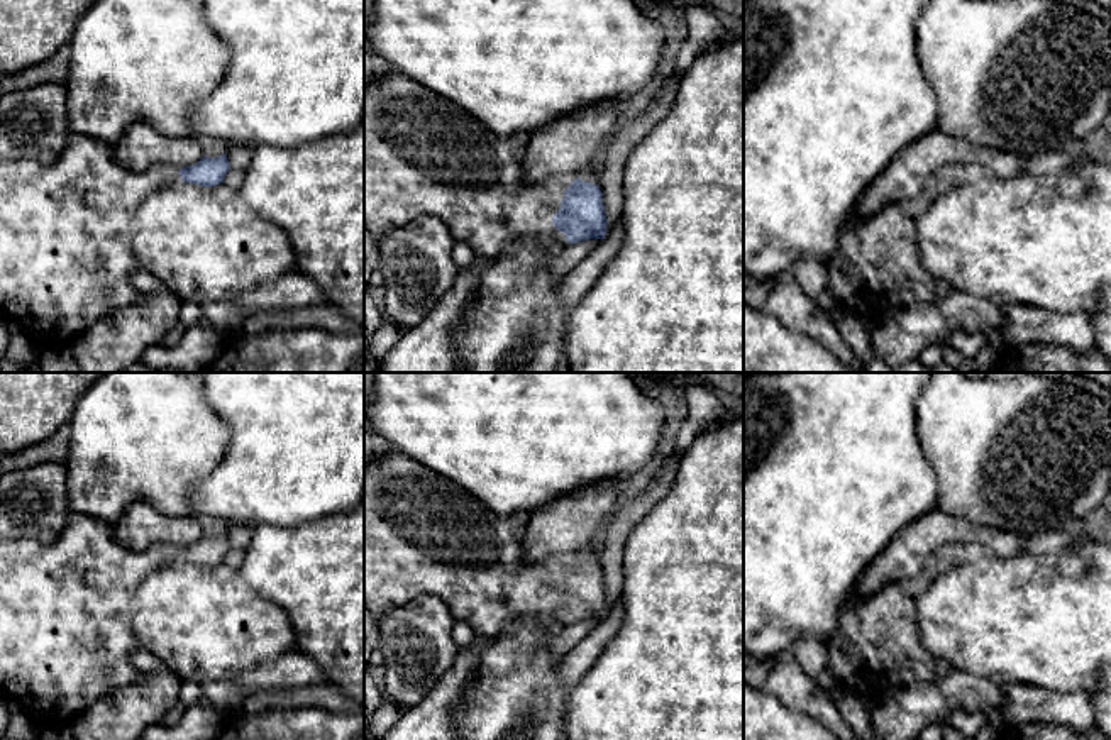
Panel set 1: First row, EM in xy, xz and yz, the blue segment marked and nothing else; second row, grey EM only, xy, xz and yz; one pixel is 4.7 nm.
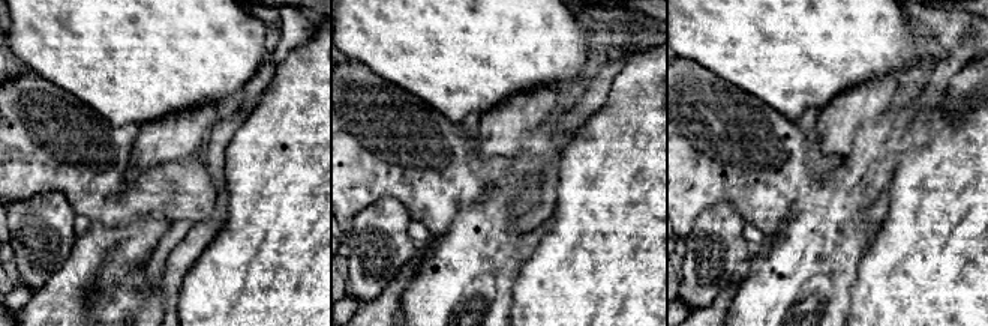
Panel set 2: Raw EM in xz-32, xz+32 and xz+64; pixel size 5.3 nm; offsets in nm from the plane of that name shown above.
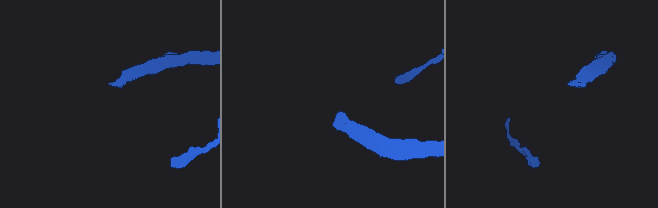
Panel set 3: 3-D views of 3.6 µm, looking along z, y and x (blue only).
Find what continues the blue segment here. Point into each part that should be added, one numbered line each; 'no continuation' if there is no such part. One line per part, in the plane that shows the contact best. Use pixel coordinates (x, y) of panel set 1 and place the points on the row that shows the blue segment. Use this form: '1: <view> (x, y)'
1: xz (424, 154)

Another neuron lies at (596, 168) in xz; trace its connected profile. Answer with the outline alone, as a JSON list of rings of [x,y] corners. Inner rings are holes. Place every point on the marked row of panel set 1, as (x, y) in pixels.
[[[605,144],[603,147],[600,147],[596,151],[589,166],[576,178],[579,178],[581,181],[589,181],[593,185],[600,185],[600,179],[606,169],[606,163],[608,163],[608,156],[606,156],[606,144]]]

